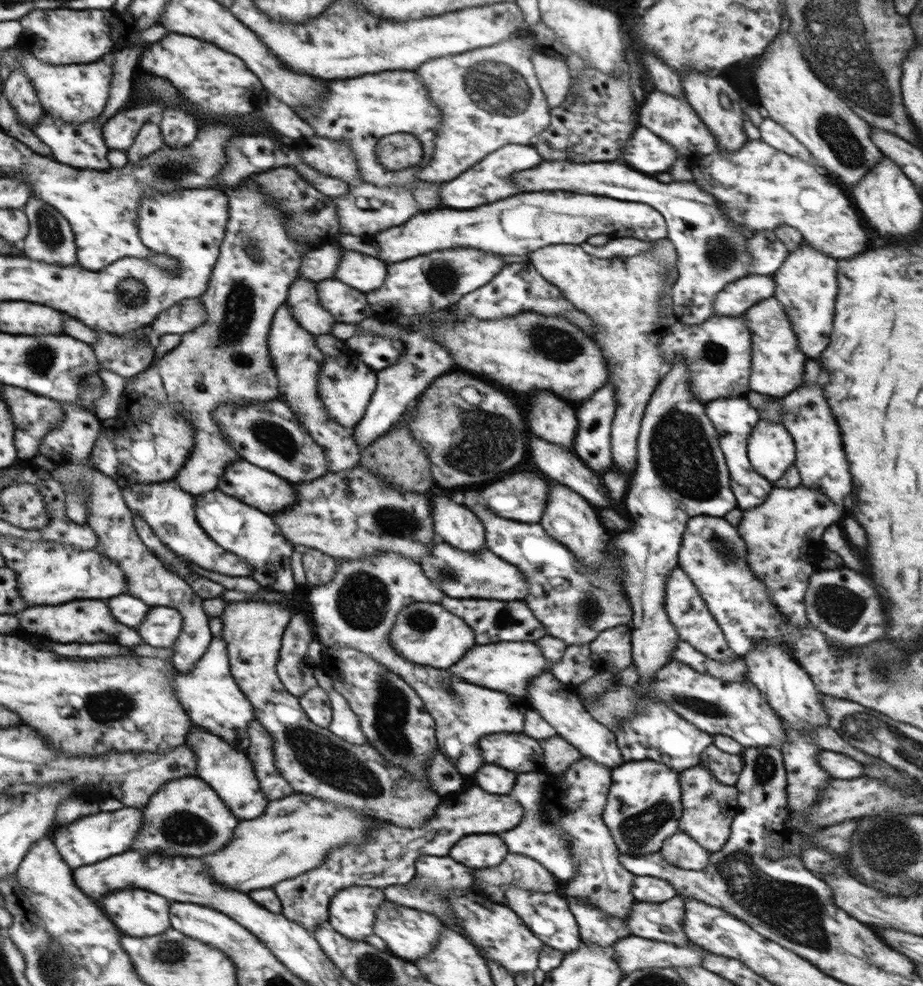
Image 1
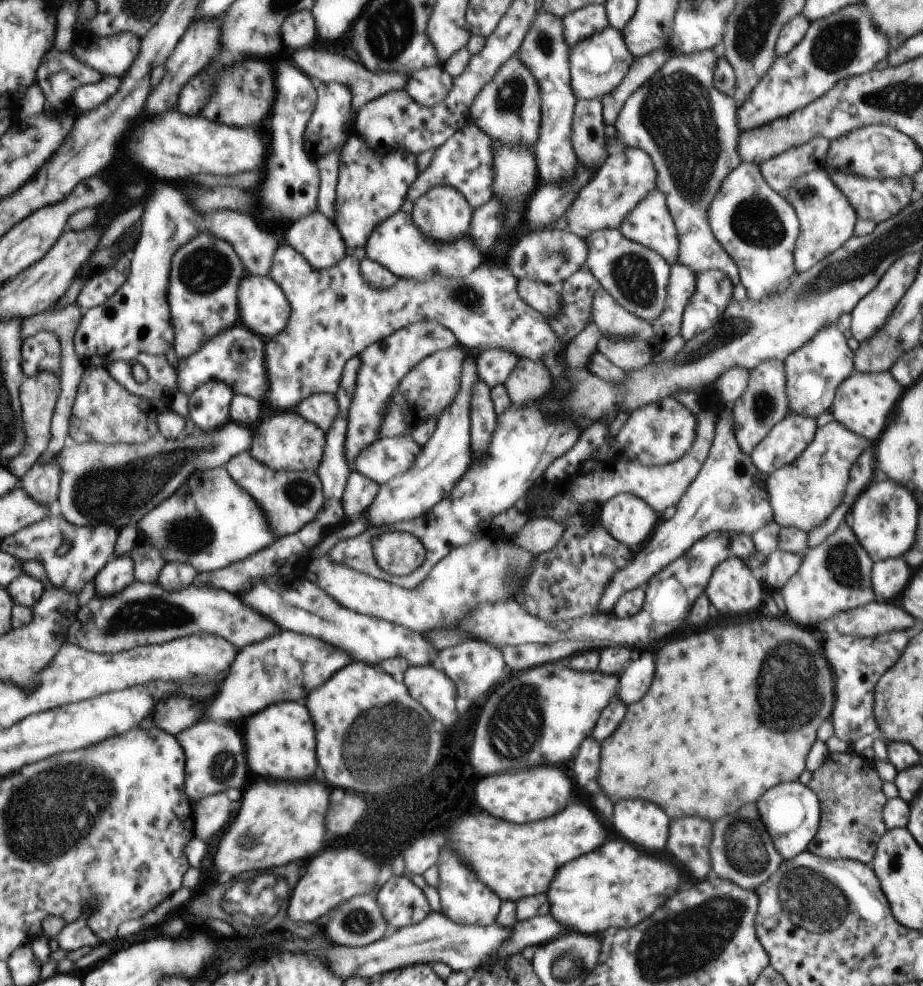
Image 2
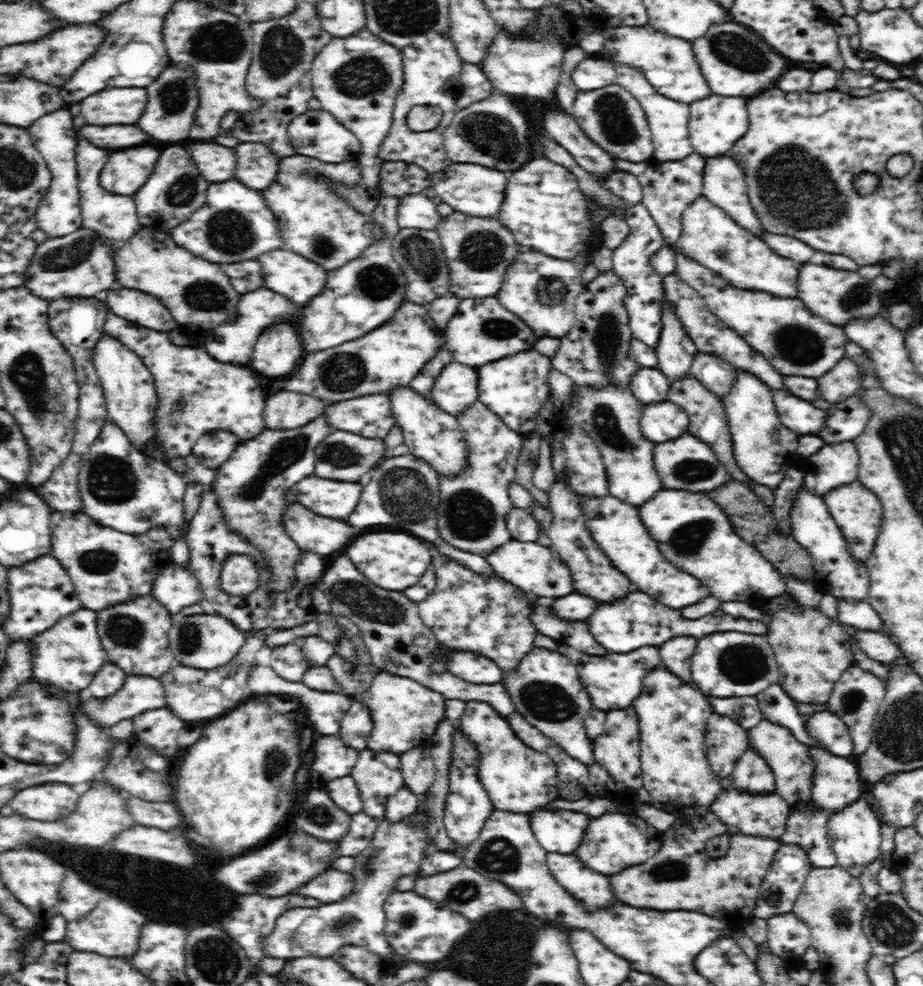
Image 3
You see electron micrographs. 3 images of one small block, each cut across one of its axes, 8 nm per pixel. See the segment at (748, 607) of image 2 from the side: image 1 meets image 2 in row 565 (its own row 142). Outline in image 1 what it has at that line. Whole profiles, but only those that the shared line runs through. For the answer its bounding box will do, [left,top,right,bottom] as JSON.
[679,69,748,153]

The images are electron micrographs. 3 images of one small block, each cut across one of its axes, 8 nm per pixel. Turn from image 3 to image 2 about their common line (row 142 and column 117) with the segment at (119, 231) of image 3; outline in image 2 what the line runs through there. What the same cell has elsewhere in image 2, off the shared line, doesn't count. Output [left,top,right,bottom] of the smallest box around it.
[70,75,121,112]

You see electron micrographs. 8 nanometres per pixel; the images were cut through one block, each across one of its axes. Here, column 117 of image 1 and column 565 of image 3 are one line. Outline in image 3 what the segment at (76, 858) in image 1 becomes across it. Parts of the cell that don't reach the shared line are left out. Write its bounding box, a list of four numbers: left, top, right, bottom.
[528,810,590,855]

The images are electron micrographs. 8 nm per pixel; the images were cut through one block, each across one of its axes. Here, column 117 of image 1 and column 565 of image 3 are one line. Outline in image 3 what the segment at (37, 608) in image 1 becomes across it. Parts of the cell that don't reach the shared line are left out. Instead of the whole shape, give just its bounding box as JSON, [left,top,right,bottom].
[529,596,606,656]

